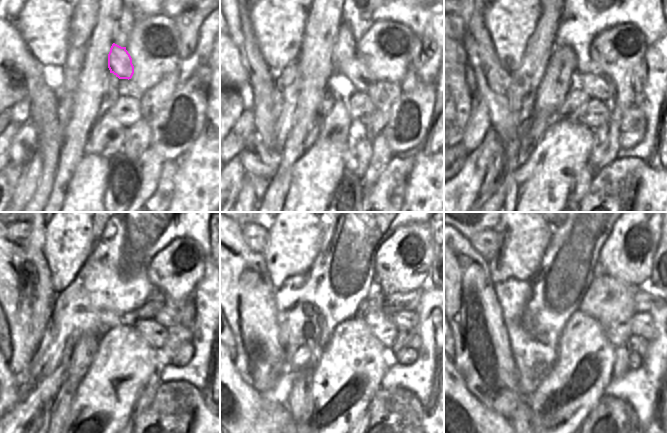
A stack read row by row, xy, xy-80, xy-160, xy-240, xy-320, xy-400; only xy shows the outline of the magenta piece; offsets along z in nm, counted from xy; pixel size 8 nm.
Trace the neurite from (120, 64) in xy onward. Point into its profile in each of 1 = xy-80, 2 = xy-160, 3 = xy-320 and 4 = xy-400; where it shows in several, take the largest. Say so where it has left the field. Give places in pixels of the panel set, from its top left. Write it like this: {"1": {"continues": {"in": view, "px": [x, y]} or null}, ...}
{"1": {"continues": {"in": "xy-80", "px": [360, 76]}}, "2": {"continues": {"in": "xy-160", "px": [596, 86]}}, "3": {"continues": {"in": "xy-320", "px": [406, 321]}}, "4": {"continues": {"in": "xy-400", "px": [642, 324]}}}

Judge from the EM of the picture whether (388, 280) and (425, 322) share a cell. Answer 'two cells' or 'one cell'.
two cells

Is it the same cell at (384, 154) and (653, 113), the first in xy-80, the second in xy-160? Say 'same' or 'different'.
different

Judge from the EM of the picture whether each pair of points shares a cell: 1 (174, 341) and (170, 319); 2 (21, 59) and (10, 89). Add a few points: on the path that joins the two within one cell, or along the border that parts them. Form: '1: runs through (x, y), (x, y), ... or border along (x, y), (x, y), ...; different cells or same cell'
1: border along (179, 322), (167, 328); different cells
2: runs through (21, 68), (26, 80), (19, 85); same cell

